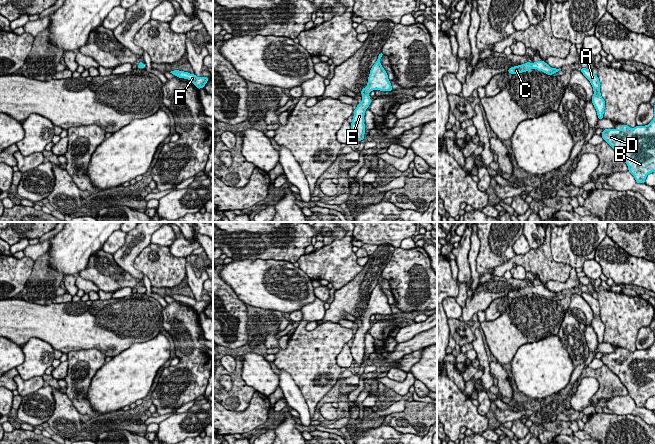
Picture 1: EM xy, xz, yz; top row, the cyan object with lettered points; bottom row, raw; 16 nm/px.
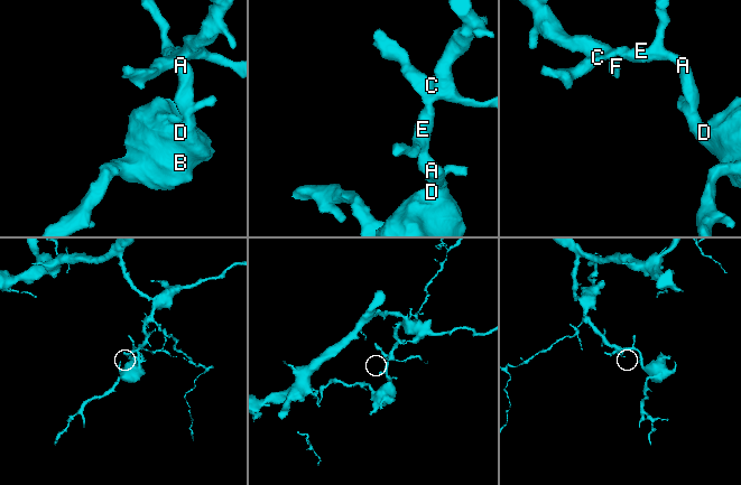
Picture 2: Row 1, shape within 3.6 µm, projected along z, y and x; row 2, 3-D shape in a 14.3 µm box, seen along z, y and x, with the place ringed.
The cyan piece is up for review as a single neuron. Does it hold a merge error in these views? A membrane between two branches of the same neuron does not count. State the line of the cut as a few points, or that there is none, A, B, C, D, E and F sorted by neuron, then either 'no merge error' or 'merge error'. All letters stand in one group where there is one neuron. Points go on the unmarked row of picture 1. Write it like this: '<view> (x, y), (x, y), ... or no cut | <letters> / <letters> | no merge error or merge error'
no cut | A B C D E F | no merge error

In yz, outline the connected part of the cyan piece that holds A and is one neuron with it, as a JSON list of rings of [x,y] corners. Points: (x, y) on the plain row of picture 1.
[[[580,292],[583,299],[590,305],[594,318],[592,320],[592,327],[597,335],[598,343],[603,343],[605,325],[600,317],[600,306],[597,299],[595,299],[590,293]]]

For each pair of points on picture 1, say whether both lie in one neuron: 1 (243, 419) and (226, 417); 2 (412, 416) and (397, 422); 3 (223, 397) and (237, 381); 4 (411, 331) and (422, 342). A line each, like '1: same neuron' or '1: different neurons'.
1: same neuron
2: same neuron
3: same neuron
4: different neurons

